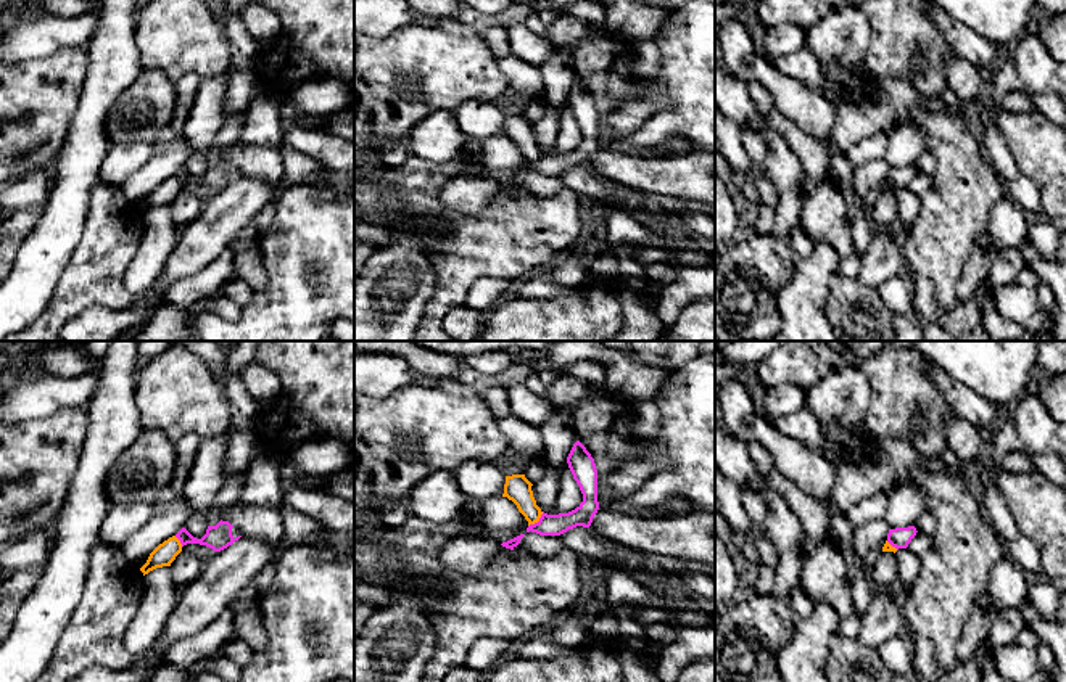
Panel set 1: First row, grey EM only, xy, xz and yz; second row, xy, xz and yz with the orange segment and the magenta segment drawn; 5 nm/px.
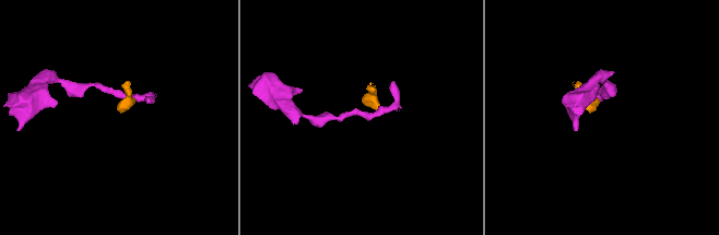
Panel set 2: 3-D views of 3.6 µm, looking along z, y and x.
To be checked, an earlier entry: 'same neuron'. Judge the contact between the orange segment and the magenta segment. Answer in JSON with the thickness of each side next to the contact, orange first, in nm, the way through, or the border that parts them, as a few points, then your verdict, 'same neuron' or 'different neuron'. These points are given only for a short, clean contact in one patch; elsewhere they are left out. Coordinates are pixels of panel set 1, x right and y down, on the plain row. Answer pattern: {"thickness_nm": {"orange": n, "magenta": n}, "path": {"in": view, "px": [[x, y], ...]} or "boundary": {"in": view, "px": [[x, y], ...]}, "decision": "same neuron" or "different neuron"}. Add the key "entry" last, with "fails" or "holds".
{"thickness_nm": {"orange": 140, "magenta": 110}, "boundary": {"in": "xz", "px": [[543, 152], [528, 166]]}, "decision": "different neuron", "entry": "fails"}

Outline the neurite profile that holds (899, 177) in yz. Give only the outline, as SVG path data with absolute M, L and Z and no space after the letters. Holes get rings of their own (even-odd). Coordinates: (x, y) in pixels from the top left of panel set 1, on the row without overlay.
M915 166L889 169L887 182L897 190L907 188L916 172Z

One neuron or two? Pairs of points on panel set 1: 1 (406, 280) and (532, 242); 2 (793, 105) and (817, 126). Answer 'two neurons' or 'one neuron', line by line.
1: two neurons
2: one neuron

